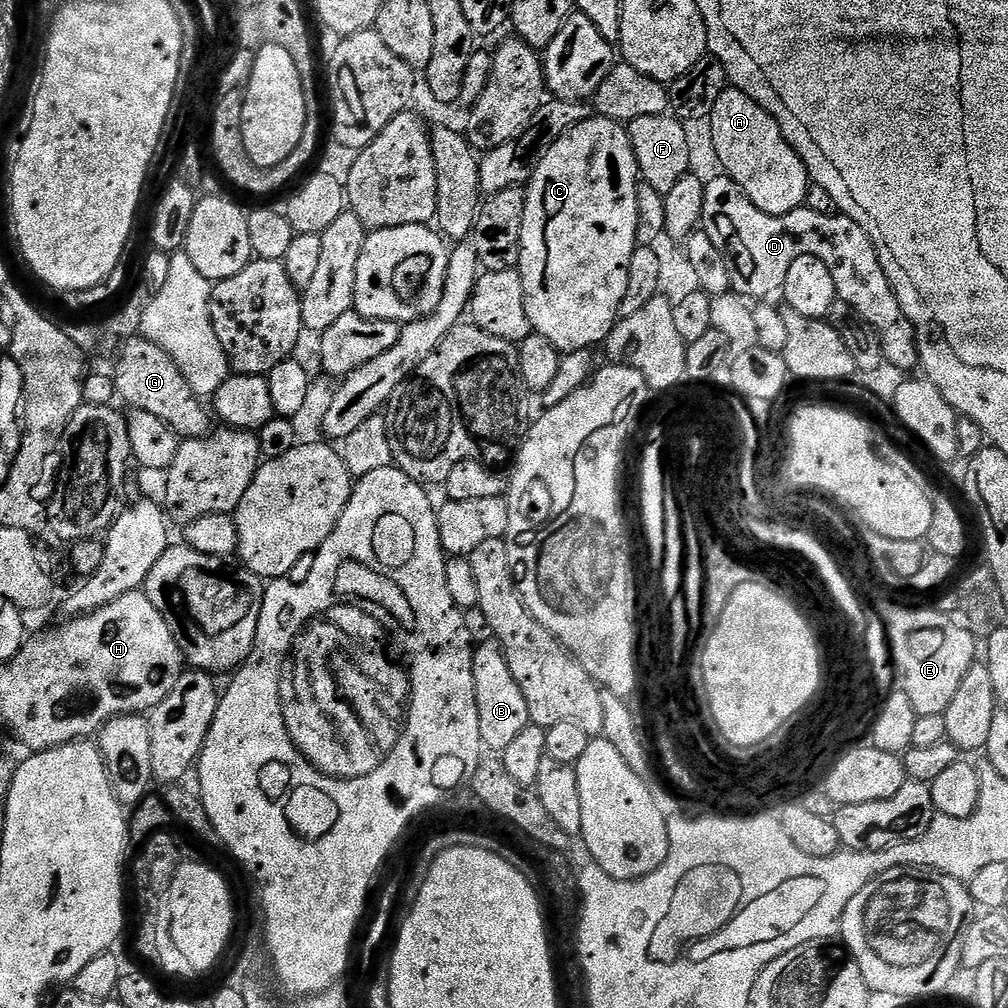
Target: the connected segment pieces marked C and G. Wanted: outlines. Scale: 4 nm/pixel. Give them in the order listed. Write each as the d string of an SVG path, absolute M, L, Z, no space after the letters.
M596 116L591 120L575 124L538 162L532 179L526 185L526 214L522 218L522 246L518 271L522 278L522 290L526 294L526 314L530 317L530 326L535 335L546 338L561 354L583 352L595 349L595 344L603 345L607 341L610 330L616 325L622 306L622 298L626 295L626 278L630 270L630 258L638 247L636 227L638 226L638 194L636 186L641 179L640 167L636 164L636 155L628 137L628 129L617 120L608 120L604 116Z
M138 335L124 341L118 349L118 355L120 357L116 360L116 372L114 371L116 395L121 401L124 399L129 404L127 406L129 409L146 410L146 414L154 414L154 418L162 418L164 425L171 428L177 437L184 440L193 440L199 436L208 435L210 431L210 425L208 425L209 409L205 405L205 409L200 405L203 404L201 397L196 395L190 382L186 382L182 370L178 370L174 358L170 358L170 354L166 354L166 350L162 350L154 342L145 340L143 336Z

